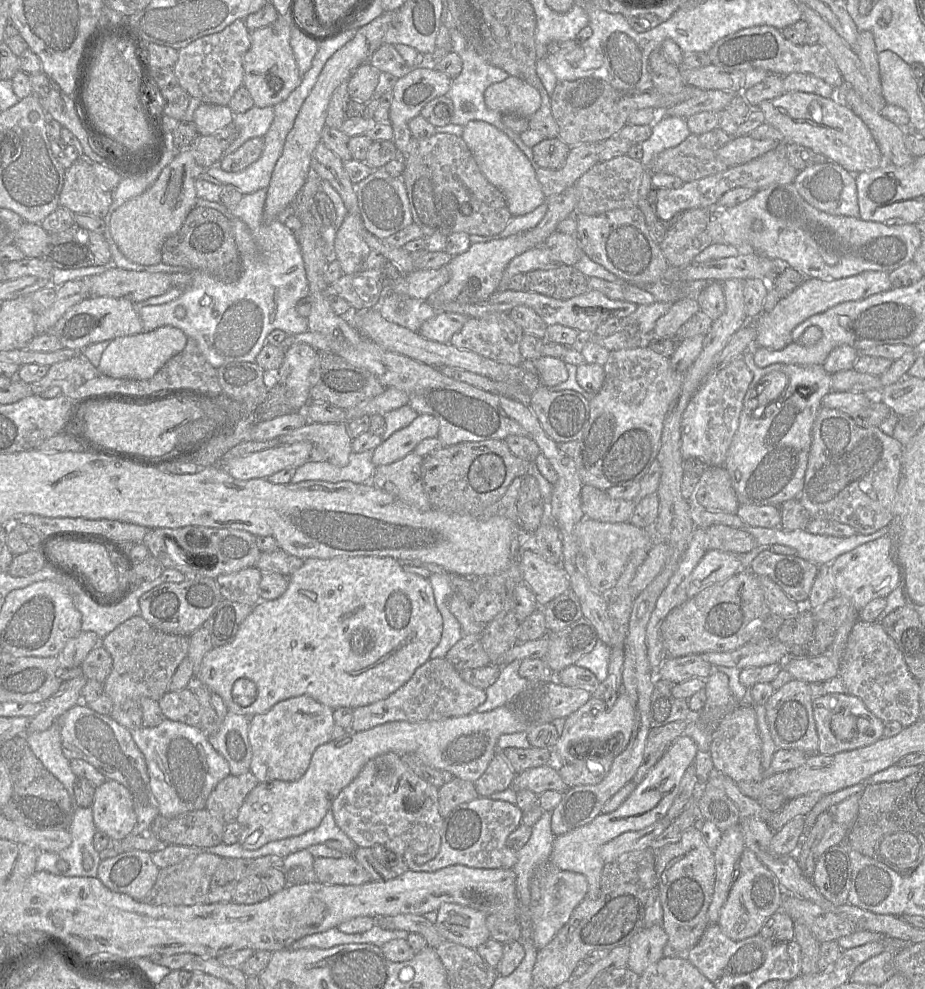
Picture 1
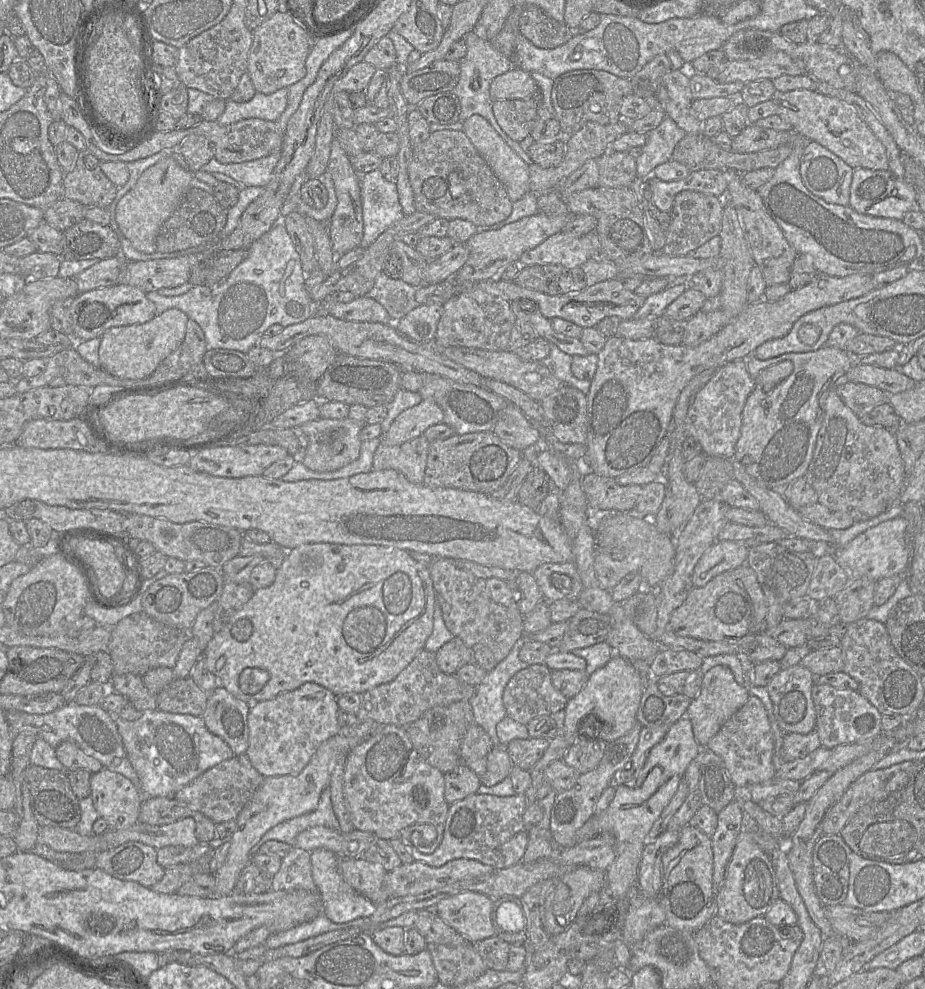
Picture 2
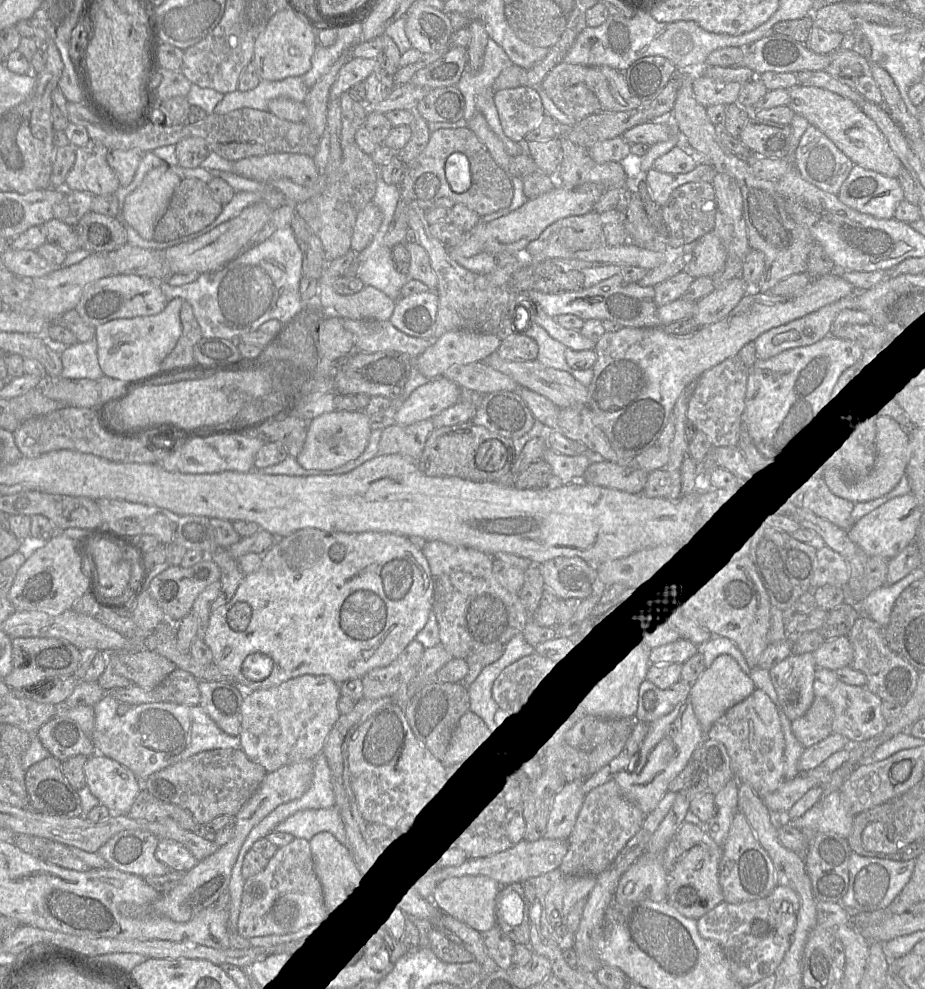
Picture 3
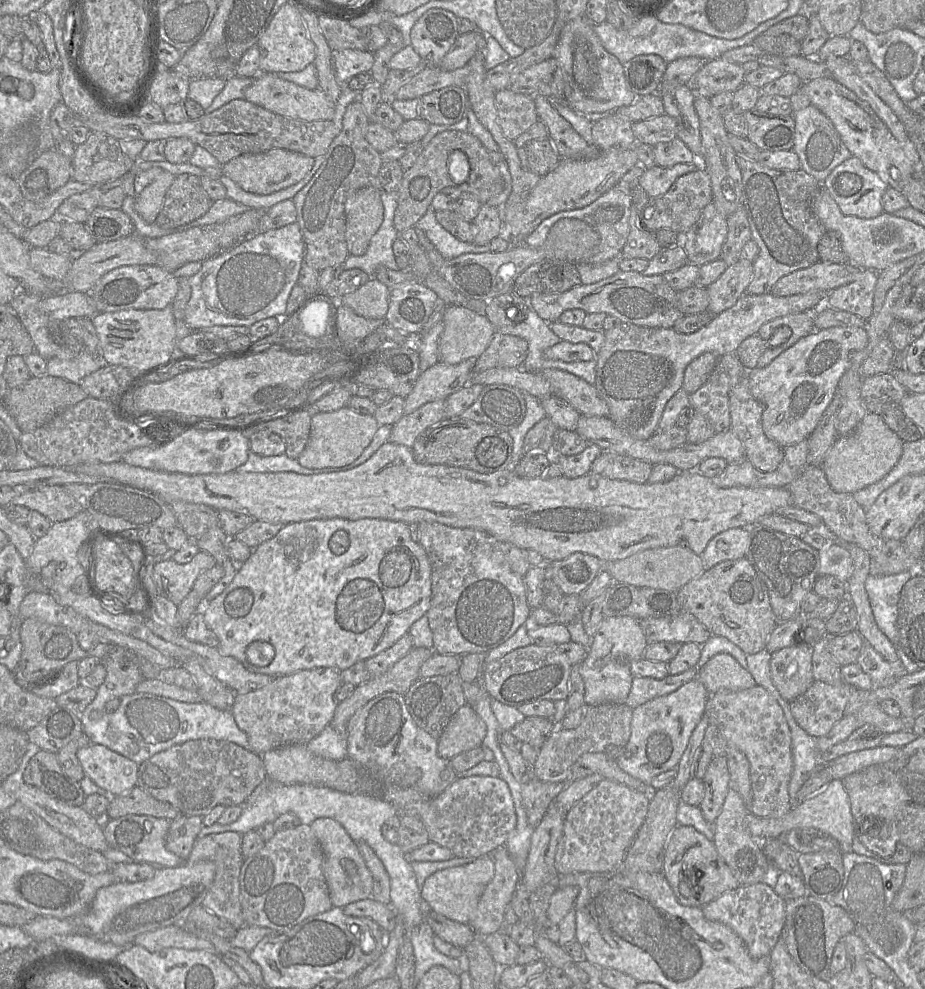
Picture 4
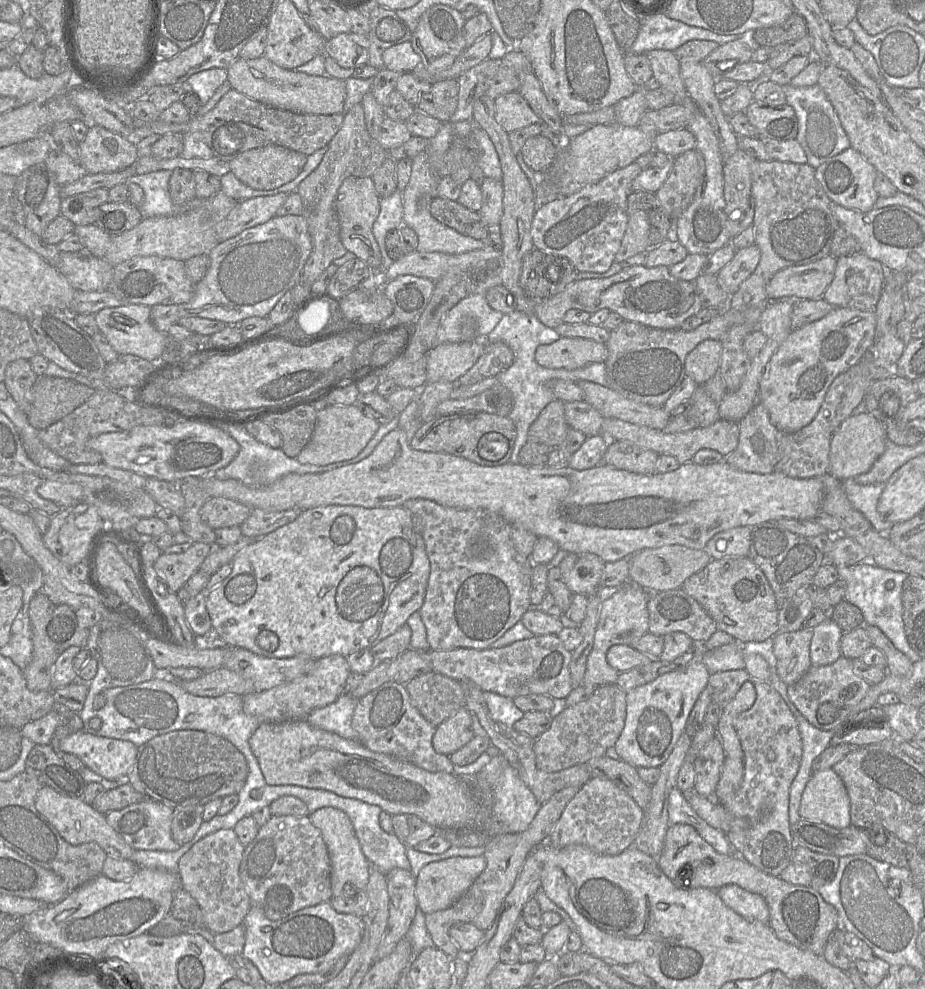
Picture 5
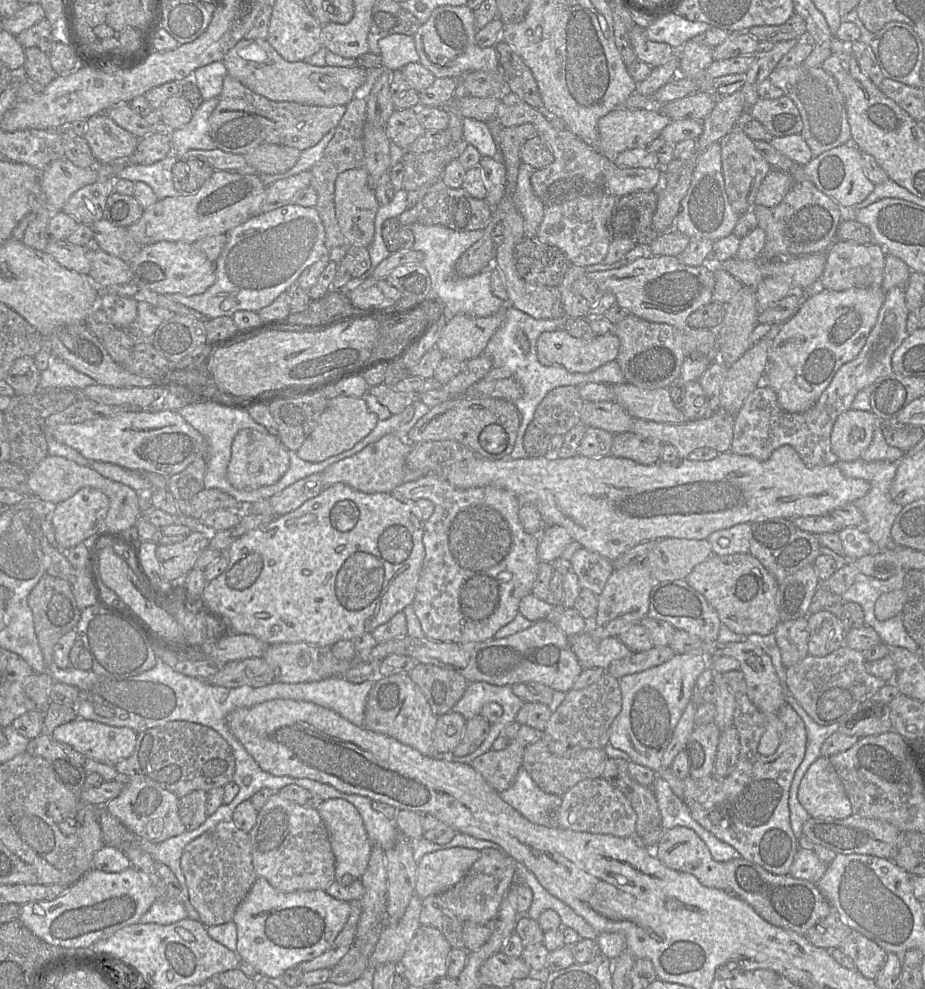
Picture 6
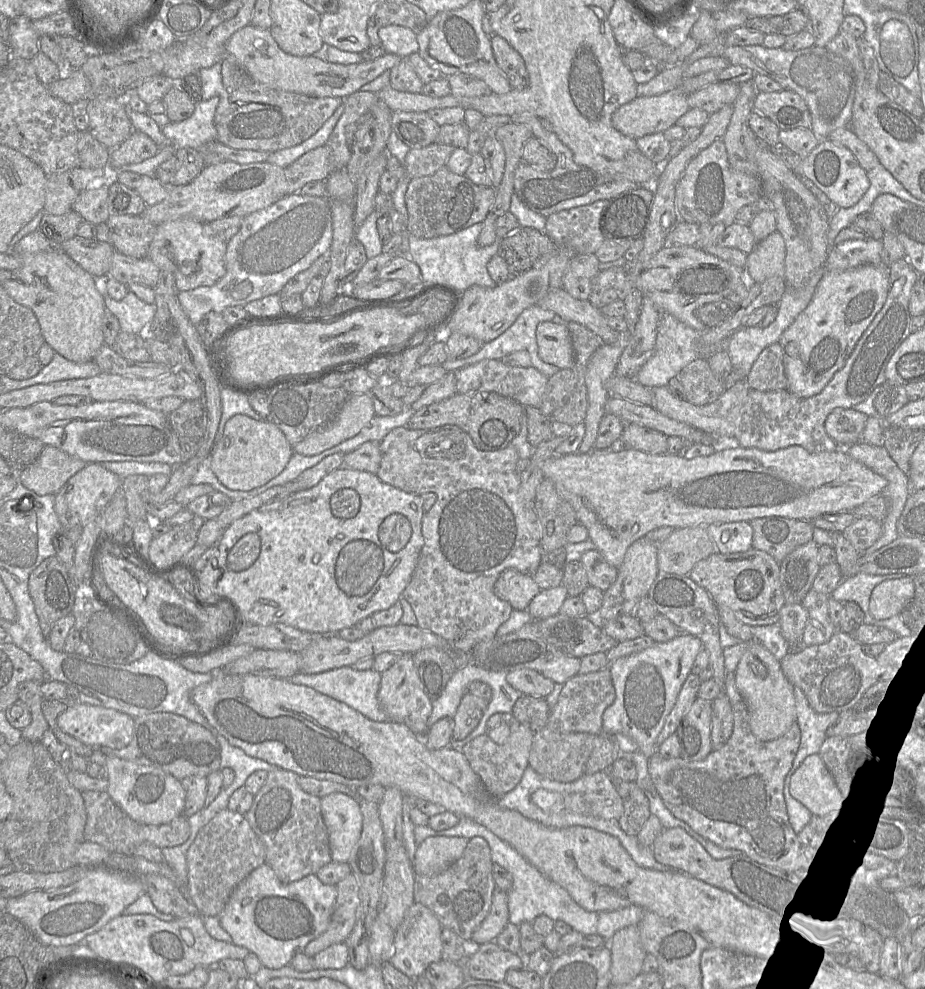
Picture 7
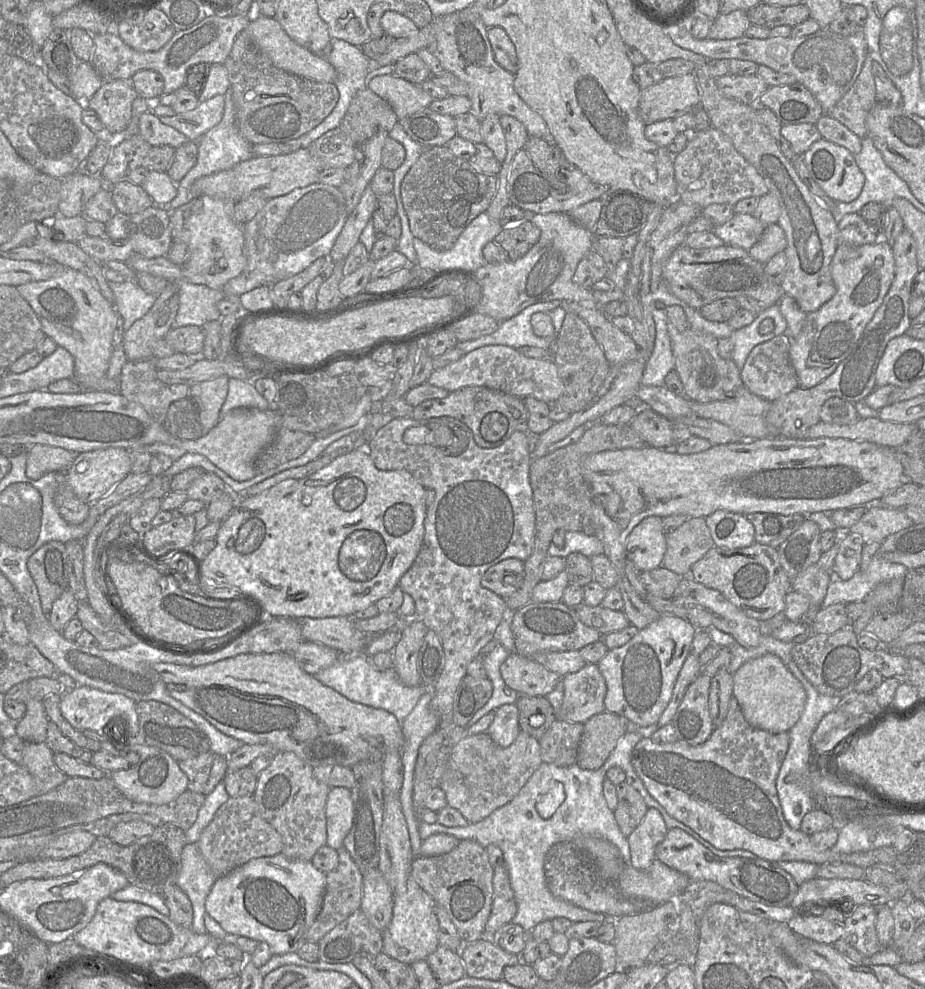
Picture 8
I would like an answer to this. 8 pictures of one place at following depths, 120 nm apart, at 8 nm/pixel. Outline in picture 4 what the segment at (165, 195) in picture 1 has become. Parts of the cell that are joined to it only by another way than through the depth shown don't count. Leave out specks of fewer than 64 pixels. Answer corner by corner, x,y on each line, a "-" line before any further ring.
164,170
136,198
135,209
147,223
156,221
162,209
166,192
175,177
172,173

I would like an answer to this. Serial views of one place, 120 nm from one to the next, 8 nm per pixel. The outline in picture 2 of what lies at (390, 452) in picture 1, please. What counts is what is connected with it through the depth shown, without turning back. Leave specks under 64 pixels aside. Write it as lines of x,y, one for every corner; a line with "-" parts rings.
422,399
419,404
405,409
394,419
383,440
387,445
400,445
422,435
430,426
443,421
444,413
440,406
433,400

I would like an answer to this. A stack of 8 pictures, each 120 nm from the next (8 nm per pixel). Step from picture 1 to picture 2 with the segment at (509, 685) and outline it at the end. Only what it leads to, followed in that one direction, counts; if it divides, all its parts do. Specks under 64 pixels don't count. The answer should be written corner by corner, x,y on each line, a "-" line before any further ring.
525,637
518,639
507,657
487,673
482,683
476,687
476,694
470,700
474,722
489,735
492,748
495,746
505,748
499,742
497,724
507,716
503,704
503,691
507,683
518,671
528,666
519,658

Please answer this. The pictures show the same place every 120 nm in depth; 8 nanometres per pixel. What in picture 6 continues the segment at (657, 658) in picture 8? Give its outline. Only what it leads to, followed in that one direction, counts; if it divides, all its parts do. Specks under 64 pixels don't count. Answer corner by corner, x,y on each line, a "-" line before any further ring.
700,653
675,654
667,662
642,672
629,674
619,679
622,695
622,708
611,725
609,743
616,749
626,752
629,760
646,766
665,779
673,793
683,800
684,782
676,777
670,768
661,765
661,759
669,745
673,731
688,703
691,701
693,689
699,675
708,667
708,660

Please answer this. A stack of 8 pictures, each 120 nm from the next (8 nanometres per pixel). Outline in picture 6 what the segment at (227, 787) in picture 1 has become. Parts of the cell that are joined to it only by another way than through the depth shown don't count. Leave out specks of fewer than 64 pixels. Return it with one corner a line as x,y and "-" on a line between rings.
170,721
136,734
136,744
130,757
116,763
115,768
126,785
126,779
155,783
181,798
195,790
210,791
233,781
235,756
231,746
212,728
187,721

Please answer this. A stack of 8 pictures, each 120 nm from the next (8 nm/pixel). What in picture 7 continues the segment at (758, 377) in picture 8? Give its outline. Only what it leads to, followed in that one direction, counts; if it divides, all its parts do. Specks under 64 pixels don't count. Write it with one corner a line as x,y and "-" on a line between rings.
779,342
766,347
759,354
745,382
752,390
775,391
787,389
783,348

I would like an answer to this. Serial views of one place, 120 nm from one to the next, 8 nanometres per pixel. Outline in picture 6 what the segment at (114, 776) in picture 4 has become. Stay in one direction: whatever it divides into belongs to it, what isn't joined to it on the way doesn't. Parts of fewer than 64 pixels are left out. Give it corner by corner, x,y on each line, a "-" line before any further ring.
79,716
53,731
57,742
70,745
87,759
115,765
131,756
137,732
128,727
115,727

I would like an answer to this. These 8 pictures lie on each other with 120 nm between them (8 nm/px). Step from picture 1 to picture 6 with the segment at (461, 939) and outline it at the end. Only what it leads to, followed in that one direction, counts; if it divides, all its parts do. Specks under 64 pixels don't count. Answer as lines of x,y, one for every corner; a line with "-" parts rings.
464,847
425,854
417,864
415,895
424,899
457,884
478,860
480,851

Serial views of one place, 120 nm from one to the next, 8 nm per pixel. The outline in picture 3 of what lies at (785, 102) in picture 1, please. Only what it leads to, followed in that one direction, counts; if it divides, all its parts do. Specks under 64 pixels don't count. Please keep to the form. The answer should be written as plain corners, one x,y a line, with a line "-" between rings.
796,85
789,90
788,106
795,114
806,118
809,124
822,131
854,165
897,178
902,163
895,155
877,124
867,116
859,105
829,90

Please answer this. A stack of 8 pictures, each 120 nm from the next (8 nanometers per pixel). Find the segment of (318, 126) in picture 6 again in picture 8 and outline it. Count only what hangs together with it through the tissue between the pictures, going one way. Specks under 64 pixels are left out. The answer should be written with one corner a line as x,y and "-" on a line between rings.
248,26
237,35
224,65
236,107
238,129
252,145
285,143
300,138
318,126
333,111
339,100
339,91
335,83
309,80
275,67
248,32

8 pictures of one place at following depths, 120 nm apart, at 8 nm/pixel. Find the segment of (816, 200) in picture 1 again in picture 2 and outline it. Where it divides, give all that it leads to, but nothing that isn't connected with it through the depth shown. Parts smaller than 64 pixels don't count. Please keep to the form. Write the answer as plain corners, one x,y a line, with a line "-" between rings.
808,141
800,162
806,188
832,204
848,206
854,169
817,142

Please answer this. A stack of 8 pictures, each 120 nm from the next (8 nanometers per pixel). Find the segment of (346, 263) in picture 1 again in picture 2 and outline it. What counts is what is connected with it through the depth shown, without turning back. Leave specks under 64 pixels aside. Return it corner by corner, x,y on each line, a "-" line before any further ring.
336,137
331,142
327,172
330,173
333,179
337,196
337,207
328,225
328,234
332,244
332,250
337,256
342,256
361,245
364,228
359,183
360,175
354,170
350,158

